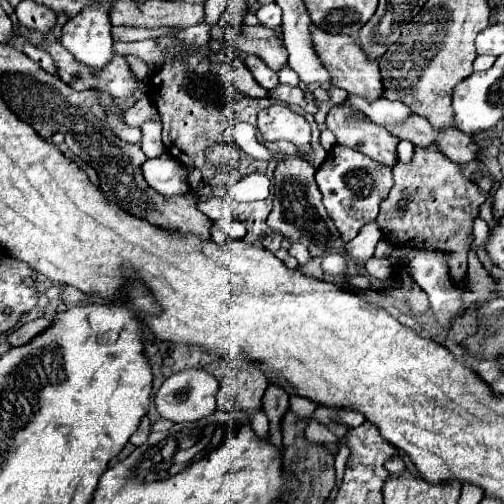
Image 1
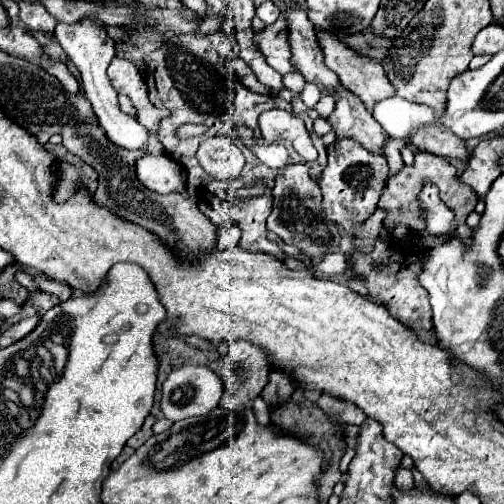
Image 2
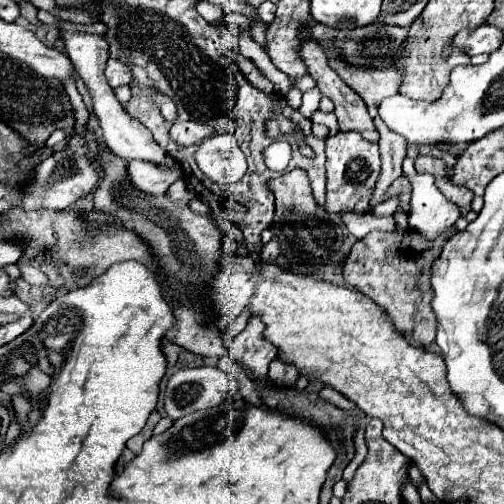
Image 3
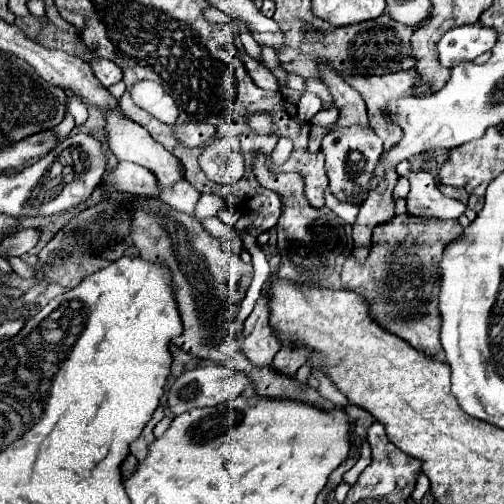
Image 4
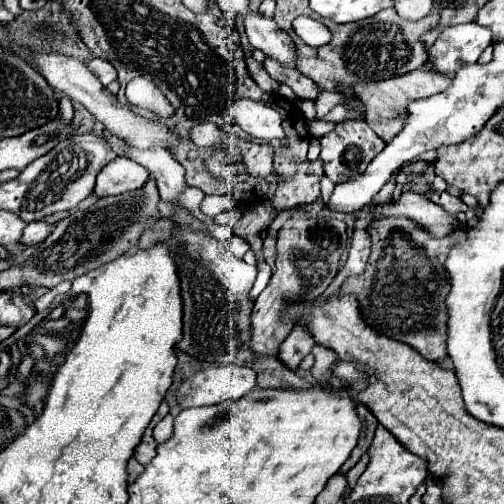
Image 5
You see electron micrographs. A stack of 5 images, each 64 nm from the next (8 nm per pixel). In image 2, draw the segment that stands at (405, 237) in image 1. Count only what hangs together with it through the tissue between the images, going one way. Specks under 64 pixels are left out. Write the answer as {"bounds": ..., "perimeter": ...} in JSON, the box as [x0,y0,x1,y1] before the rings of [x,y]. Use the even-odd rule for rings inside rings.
{"bounds":[378,150,478,236],"perimeter":[[[420,150],[414,154],[414,164],[412,166],[402,166],[398,170],[398,174],[394,174],[392,180],[388,180],[386,192],[384,192],[384,196],[380,198],[380,204],[378,204],[380,208],[386,210],[384,226],[390,232],[394,232],[398,224],[404,224],[408,228],[408,232],[414,232],[414,234],[420,234],[422,230],[426,230],[424,208],[418,200],[418,194],[420,194],[420,190],[426,182],[432,182],[434,186],[438,186],[440,200],[454,212],[454,222],[452,222],[452,228],[450,228],[450,236],[456,236],[456,226],[464,224],[468,214],[474,212],[474,206],[478,202],[478,194],[472,188],[468,188],[468,184],[460,182],[458,170],[446,158],[430,154],[430,152],[420,152]]]}

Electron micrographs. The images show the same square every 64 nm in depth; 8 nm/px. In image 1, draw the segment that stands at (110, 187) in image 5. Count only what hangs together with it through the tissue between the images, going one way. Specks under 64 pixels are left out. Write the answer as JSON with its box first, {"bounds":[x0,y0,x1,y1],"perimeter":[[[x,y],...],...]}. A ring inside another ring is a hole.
{"bounds":[144,154,188,196],"perimeter":[[[170,154],[144,162],[146,182],[164,196],[176,196],[188,192],[188,170]]]}

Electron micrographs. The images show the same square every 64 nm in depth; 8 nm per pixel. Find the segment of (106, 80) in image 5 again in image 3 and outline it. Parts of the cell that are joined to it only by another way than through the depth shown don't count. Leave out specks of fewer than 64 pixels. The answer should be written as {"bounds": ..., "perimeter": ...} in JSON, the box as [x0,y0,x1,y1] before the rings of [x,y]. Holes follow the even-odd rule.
{"bounds":[108,60,132,88],"perimeter":[[[108,60],[108,82],[112,88],[118,86],[130,86],[132,84],[132,70],[130,66],[118,62],[118,60]]]}

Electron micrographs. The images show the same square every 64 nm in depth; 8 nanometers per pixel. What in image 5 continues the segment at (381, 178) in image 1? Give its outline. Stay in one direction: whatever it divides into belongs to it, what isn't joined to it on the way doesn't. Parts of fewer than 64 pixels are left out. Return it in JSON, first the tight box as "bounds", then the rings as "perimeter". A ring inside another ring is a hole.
{"bounds":[320,120,386,184],"perimeter":[[[344,120],[336,124],[332,132],[320,138],[320,144],[322,144],[320,158],[324,160],[324,172],[334,184],[342,184],[354,176],[360,176],[372,162],[372,158],[386,146],[384,140],[380,140],[364,120]]]}

